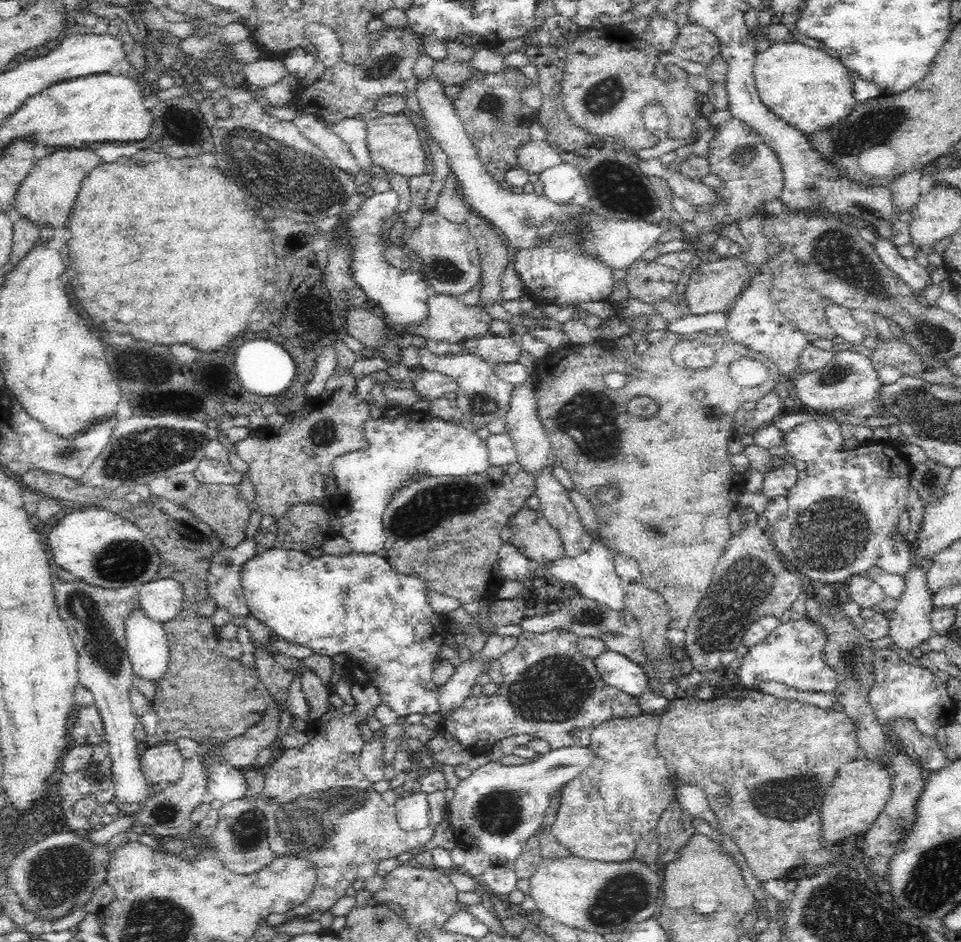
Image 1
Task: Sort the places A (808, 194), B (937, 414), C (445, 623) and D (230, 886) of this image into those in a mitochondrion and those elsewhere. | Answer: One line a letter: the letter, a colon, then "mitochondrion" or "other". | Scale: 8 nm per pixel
A: mitochondrion
B: mitochondrion
C: other
D: other

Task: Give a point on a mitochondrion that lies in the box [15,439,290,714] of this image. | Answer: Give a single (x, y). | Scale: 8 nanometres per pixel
(98, 635)

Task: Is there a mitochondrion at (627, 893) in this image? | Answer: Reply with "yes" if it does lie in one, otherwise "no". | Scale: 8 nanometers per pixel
yes

